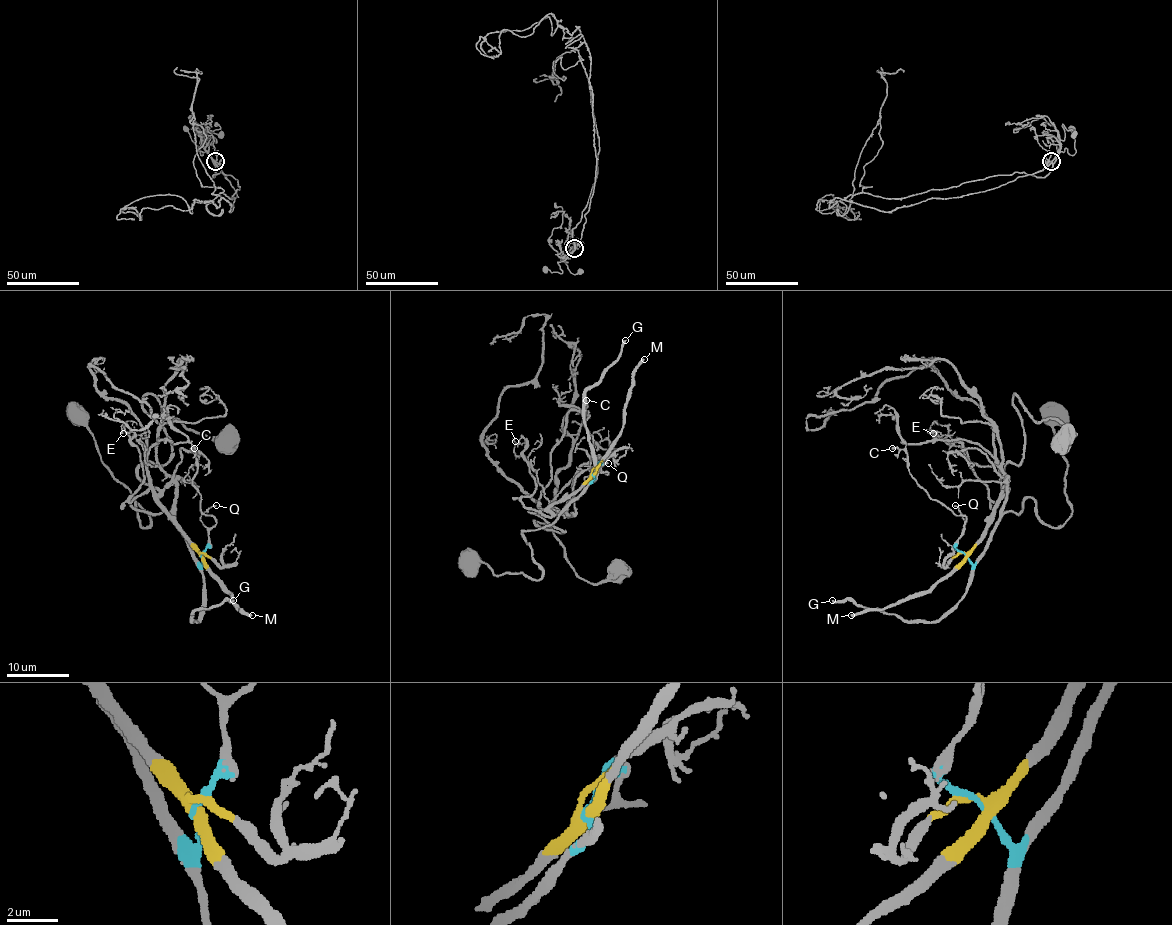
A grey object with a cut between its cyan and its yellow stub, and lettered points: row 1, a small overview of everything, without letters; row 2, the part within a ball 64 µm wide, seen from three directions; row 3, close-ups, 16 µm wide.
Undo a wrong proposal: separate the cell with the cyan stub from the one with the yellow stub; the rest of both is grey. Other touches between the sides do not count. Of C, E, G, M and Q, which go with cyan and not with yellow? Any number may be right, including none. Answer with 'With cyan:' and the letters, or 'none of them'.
With cyan: C, G, Q

